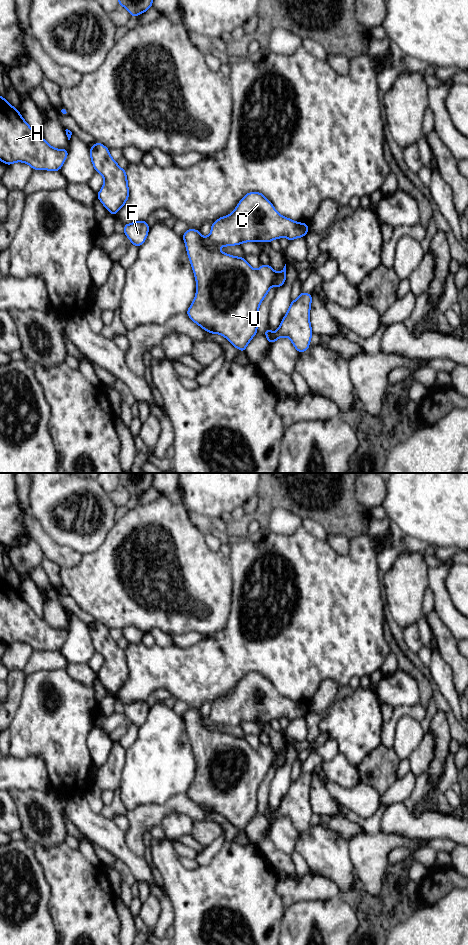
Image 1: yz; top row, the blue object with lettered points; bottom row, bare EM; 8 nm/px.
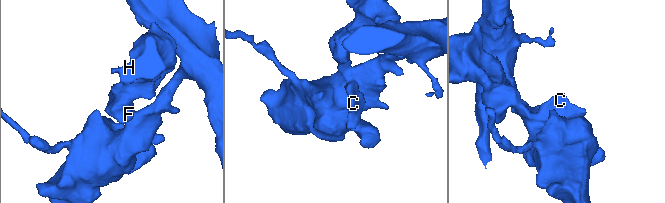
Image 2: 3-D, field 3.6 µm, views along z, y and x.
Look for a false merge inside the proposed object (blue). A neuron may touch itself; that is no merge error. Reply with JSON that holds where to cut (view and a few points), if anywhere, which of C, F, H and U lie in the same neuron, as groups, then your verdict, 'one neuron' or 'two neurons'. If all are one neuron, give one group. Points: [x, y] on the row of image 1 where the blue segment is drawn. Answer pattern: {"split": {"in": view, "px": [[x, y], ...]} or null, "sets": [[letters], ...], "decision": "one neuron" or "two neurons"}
{"split": {"in": "yz", "px": [[201, 236], [201, 241], [206, 246], [216, 248]]}, "sets": [["C", "F", "H"], ["U"]], "decision": "two neurons"}

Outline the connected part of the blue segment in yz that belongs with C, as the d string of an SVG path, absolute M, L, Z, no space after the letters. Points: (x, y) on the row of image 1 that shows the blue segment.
M249 192L233 212L211 225L210 235L202 236L202 242L208 248L219 248L257 240L270 243L282 237L291 241L308 231L308 224L280 215L262 193Z

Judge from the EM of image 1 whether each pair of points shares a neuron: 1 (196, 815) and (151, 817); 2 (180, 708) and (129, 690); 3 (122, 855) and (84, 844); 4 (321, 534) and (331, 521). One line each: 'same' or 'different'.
1: same
2: different
3: different
4: different

